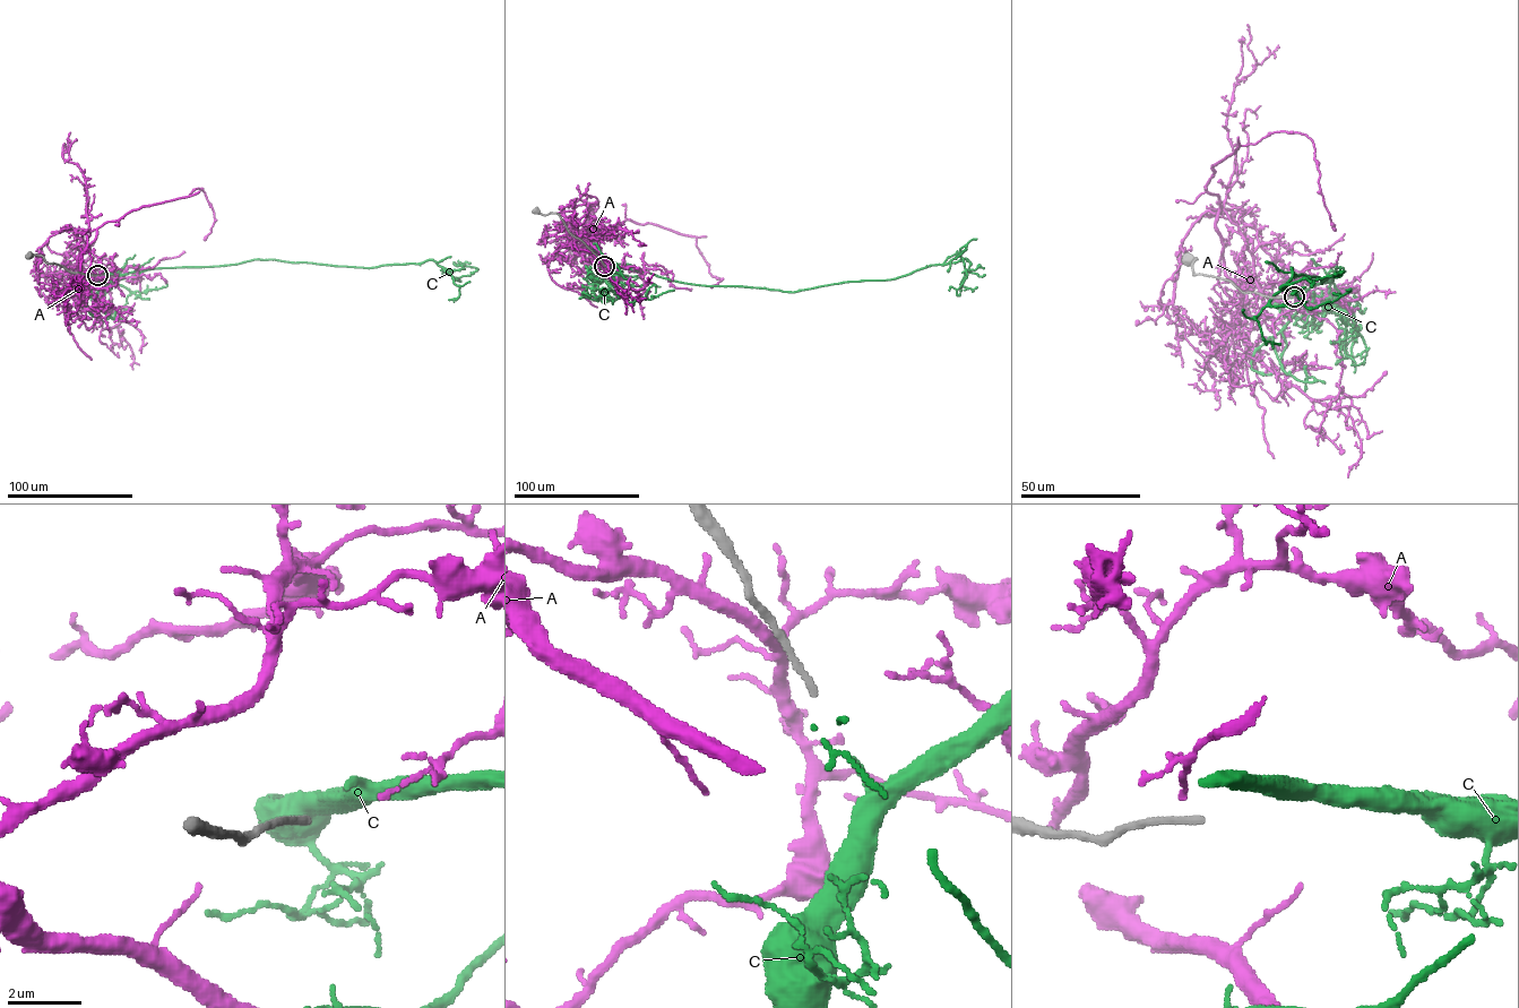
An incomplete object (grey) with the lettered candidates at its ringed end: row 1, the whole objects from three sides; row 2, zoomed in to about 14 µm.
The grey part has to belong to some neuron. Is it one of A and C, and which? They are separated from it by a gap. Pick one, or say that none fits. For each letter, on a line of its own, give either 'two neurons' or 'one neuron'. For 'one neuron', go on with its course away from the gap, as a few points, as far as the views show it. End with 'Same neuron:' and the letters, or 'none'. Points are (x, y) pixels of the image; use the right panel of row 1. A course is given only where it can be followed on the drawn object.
A: two neurons
C: one neuron; course (1297, 295), (1289, 295), (1331, 282), (1344, 268), (1321, 283), (1292, 268), (1269, 303), (1315, 308), (1340, 294)
Same neuron: C

